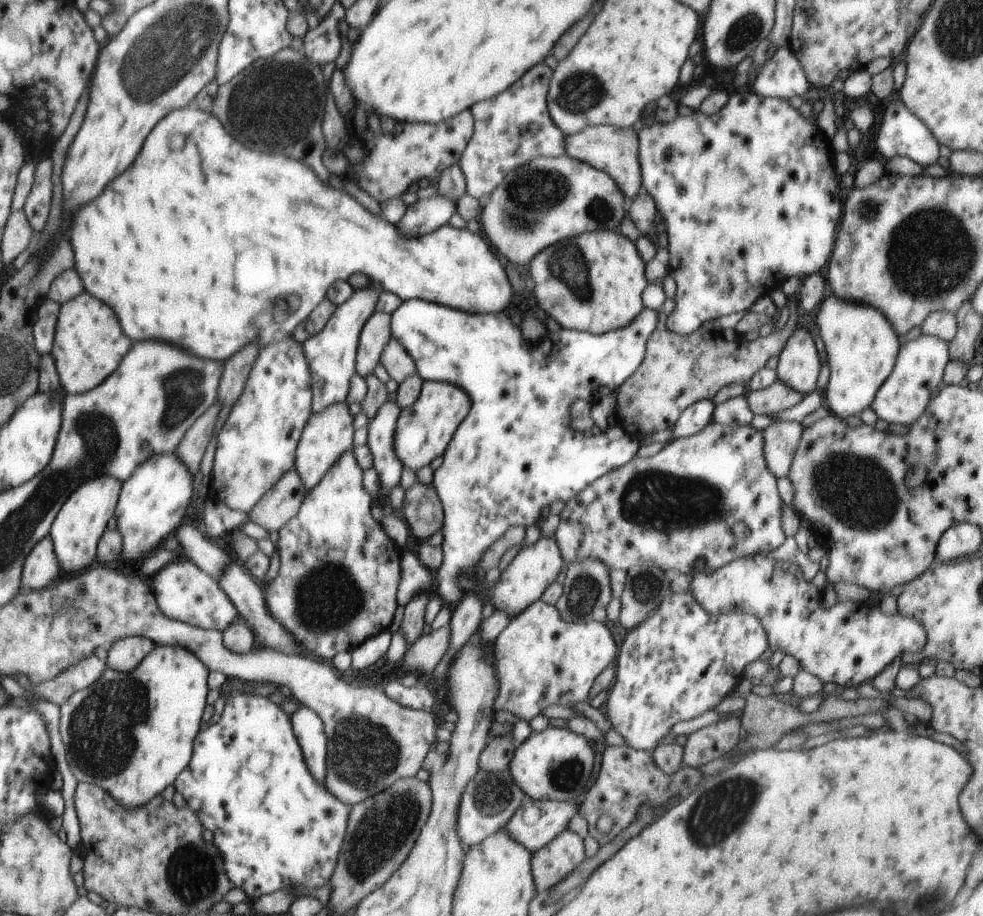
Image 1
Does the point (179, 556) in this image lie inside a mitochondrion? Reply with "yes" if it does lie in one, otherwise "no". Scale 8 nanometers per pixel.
no

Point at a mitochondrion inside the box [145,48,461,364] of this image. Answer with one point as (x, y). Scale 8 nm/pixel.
(257, 108)

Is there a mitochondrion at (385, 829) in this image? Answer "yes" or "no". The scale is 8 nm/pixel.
yes

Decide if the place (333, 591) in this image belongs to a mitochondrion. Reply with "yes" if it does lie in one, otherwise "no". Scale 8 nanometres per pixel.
yes

